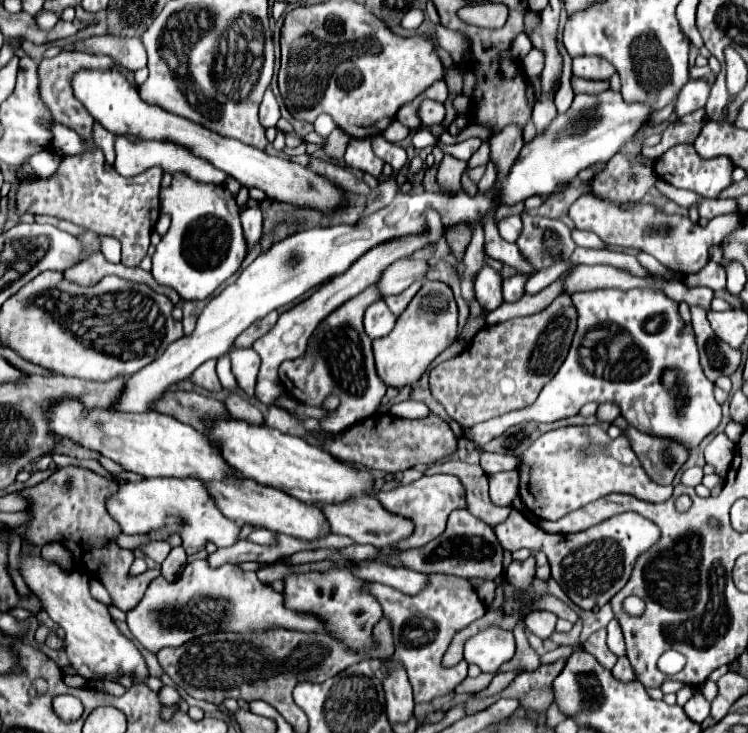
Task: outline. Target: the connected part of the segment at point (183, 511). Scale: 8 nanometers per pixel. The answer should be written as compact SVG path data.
M145 478L141 482L119 484L117 494L109 498L109 514L119 522L123 534L149 534L151 530L161 530L167 526L169 516L177 516L177 532L187 554L203 550L207 542L213 542L217 548L233 546L241 534L241 526L217 510L209 488L191 478Z

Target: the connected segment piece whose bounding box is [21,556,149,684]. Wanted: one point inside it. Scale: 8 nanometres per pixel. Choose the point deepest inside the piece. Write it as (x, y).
(95, 647)

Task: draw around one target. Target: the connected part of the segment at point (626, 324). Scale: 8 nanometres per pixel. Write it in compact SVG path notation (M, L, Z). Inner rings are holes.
M603 288L603 290L589 290L589 292L575 292L571 294L573 304L577 306L579 322L577 322L577 334L573 338L569 356L565 358L563 366L555 374L555 378L541 390L539 398L521 410L507 412L499 418L493 418L485 424L477 424L467 430L469 438L473 438L477 444L487 444L493 438L501 436L507 428L521 424L521 422L557 422L563 418L571 418L579 412L581 406L587 402L597 404L617 404L621 408L621 416L635 426L639 432L665 438L671 442L681 444L689 452L693 452L699 442L711 434L719 422L721 422L721 406L713 396L715 384L707 380L700 364L695 332L691 324L685 324L679 316L679 304L671 300L663 290L659 288L635 288L635 290L615 290L615 288ZM663 368L677 368L677 386L667 390L661 384L661 372Z

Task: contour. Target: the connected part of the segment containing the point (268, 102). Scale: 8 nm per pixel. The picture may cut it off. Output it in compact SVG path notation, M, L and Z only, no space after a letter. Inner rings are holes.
M271 88L265 90L265 96L263 96L263 102L261 102L261 108L259 108L259 120L265 128L269 126L277 126L277 120L279 120L279 104L271 92Z

